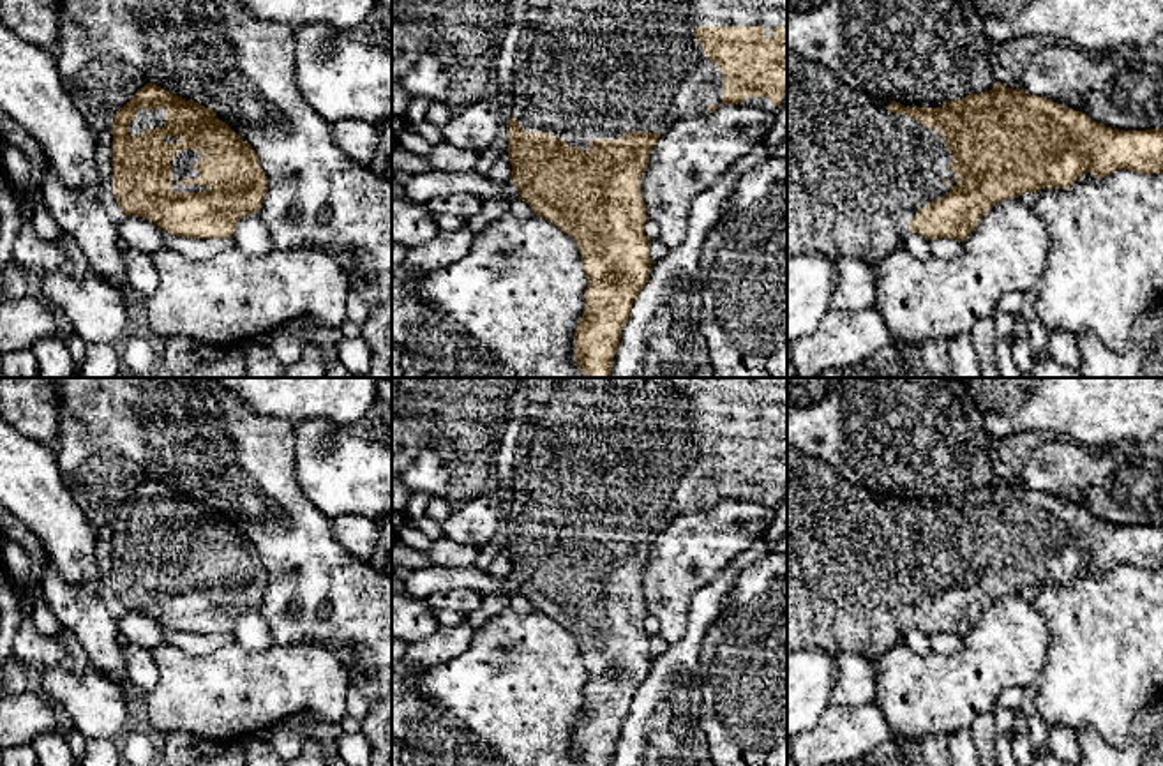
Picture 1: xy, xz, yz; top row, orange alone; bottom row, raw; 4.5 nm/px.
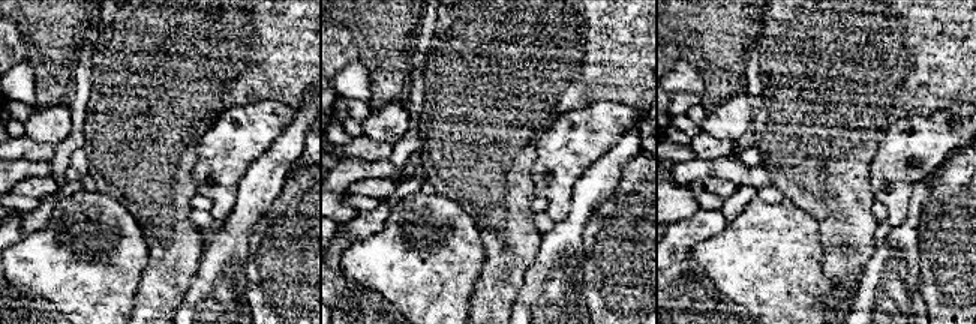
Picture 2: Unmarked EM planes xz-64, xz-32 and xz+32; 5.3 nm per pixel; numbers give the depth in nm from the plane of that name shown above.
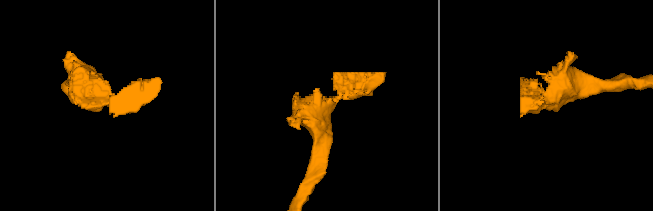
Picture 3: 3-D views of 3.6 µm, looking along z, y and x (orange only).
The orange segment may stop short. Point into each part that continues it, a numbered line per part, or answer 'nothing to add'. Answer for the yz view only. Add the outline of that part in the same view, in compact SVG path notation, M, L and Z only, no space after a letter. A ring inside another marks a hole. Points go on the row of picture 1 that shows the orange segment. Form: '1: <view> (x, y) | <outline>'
1: yz (856, 173) | M787 51L787 259L798 254L851 256L875 265L904 245L909 237L909 222L919 208L928 207L932 199L942 199L958 184L957 173L948 168L951 164L951 152L944 148L944 138L935 129L925 129L921 122L907 115L891 113L889 102L849 88L826 67Z

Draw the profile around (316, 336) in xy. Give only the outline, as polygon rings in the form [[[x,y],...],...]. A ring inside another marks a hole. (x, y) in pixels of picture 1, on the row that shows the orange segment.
[[[296,321],[298,334],[311,346],[335,346],[344,335],[330,327],[318,327],[314,323]]]

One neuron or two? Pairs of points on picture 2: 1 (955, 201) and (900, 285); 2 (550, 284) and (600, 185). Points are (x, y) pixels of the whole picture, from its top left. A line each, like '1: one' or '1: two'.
1: two
2: one

